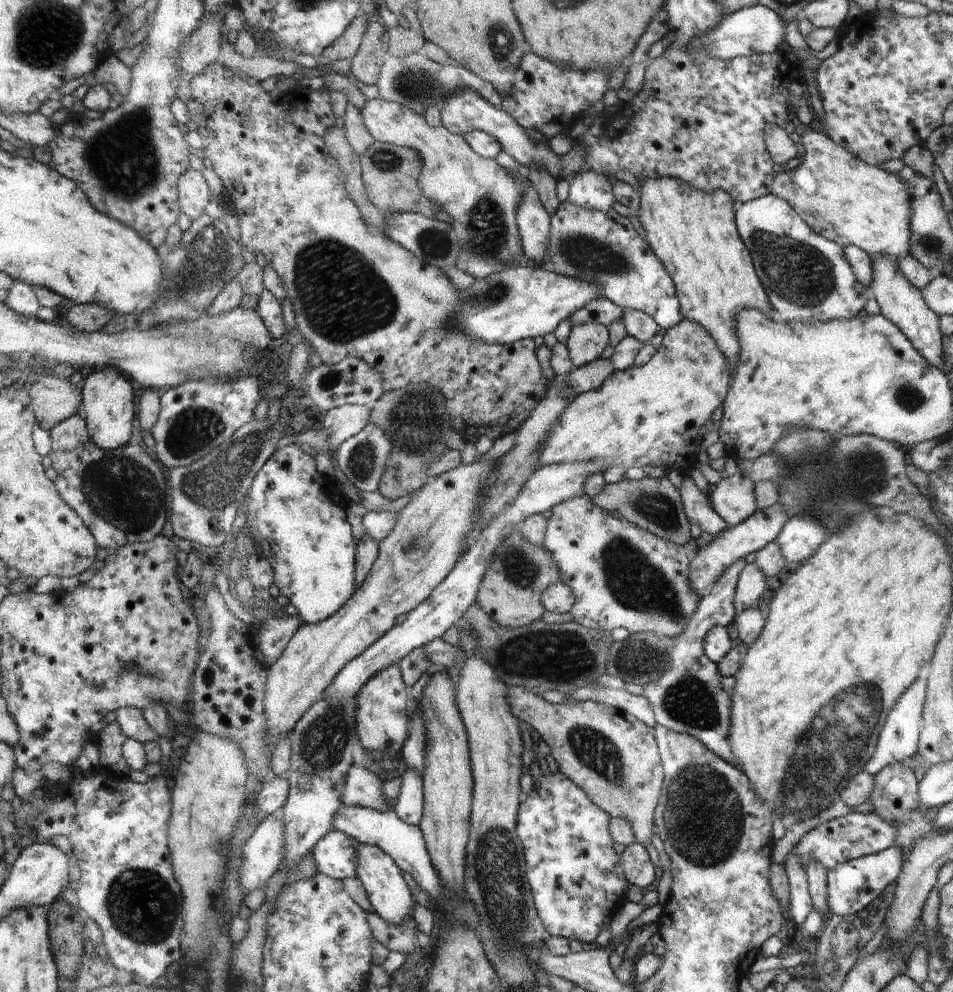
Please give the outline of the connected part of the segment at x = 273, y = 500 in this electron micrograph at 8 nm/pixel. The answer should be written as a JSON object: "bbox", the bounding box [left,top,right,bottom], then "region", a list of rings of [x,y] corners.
{"bbox":[246,444,356,624],"region":[[[290,444],[275,450],[264,466],[256,473],[248,494],[248,514],[246,526],[256,544],[260,556],[268,559],[276,584],[289,603],[296,607],[298,616],[306,623],[318,624],[336,615],[354,592],[354,560],[356,544],[350,534],[350,524],[346,522],[346,512],[332,500],[334,490],[326,490],[324,476],[314,468],[314,458],[302,452],[298,446]]]}

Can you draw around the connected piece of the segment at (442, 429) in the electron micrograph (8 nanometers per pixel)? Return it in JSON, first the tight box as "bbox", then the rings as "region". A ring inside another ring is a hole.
{"bbox":[369,382,452,500],"region":[[[420,382],[407,383],[404,388],[383,392],[370,408],[369,422],[382,428],[392,444],[390,460],[386,462],[377,491],[390,500],[419,491],[430,480],[430,464],[448,450],[446,436],[450,436],[452,424],[442,392]],[[422,410],[426,410],[426,414],[422,414]],[[436,410],[444,412],[438,414]]]}

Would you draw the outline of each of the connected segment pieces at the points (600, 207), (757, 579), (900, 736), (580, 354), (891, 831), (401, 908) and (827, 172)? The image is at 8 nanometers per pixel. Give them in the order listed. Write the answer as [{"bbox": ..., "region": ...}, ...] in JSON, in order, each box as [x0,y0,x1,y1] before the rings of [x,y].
[{"bbox":[567,171,617,212],"region":[[[578,171],[569,179],[569,189],[567,201],[590,210],[606,212],[617,202],[610,180],[604,174]]]},{"bbox":[734,562,768,619],"region":[[[756,562],[746,563],[745,569],[738,576],[737,589],[734,594],[734,619],[744,610],[757,606],[758,599],[764,594],[768,577],[762,574]]]},{"bbox":[865,678,928,775],"region":[[[917,678],[898,698],[890,714],[886,716],[886,722],[880,731],[874,754],[866,764],[865,771],[876,775],[882,768],[893,763],[902,763],[906,759],[917,755],[920,746],[922,712],[925,708],[925,699],[928,695],[928,680]]]},{"bbox":[566,322,611,369],"region":[[[598,322],[573,326],[566,342],[570,360],[576,369],[601,358],[601,353],[611,343],[609,329]]]},{"bbox":[792,811,896,871],"region":[[[850,811],[842,818],[835,818],[812,828],[793,846],[792,852],[802,860],[802,863],[806,864],[808,860],[814,860],[829,871],[838,863],[885,851],[894,845],[895,836],[896,827],[886,820],[882,820],[878,814]]]},{"bbox":[357,843,414,926],"region":[[[358,843],[357,877],[362,881],[367,896],[371,902],[372,911],[393,926],[402,926],[406,918],[412,918],[414,898],[404,884],[400,866],[396,868],[396,861],[390,858],[381,848],[368,843]]]},{"bbox":[772,130,913,257],"region":[[[814,130],[806,132],[800,143],[802,160],[791,167],[778,172],[773,179],[772,192],[793,205],[798,216],[805,220],[810,228],[821,233],[823,237],[842,248],[848,245],[858,246],[872,256],[898,257],[909,253],[910,247],[910,208],[913,197],[908,186],[902,182],[898,173],[887,172],[877,166],[869,165],[861,158],[855,157],[848,149],[836,144],[827,133]]]}]

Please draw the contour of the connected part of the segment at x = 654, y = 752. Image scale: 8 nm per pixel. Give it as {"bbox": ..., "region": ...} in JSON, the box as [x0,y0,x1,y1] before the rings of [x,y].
{"bbox":[508,685,664,845],"region":[[[518,685],[510,686],[508,698],[510,698],[514,716],[529,724],[534,730],[533,733],[548,744],[554,760],[558,763],[559,771],[574,781],[578,788],[584,790],[590,800],[601,809],[605,809],[611,818],[627,820],[635,840],[642,845],[647,845],[654,832],[654,810],[657,810],[656,802],[660,798],[664,780],[659,748],[656,748],[657,740],[654,740],[656,730],[648,728],[644,722],[640,722],[633,716],[596,701],[568,700],[568,702],[550,703],[539,694]]]}

